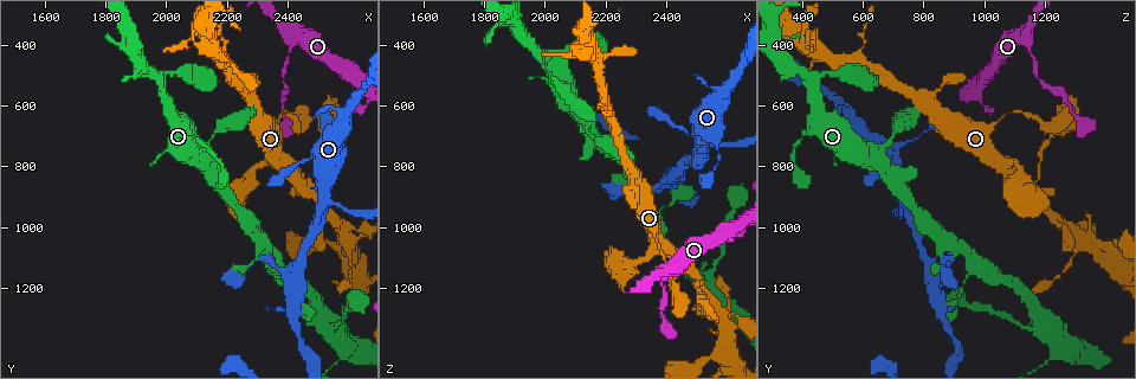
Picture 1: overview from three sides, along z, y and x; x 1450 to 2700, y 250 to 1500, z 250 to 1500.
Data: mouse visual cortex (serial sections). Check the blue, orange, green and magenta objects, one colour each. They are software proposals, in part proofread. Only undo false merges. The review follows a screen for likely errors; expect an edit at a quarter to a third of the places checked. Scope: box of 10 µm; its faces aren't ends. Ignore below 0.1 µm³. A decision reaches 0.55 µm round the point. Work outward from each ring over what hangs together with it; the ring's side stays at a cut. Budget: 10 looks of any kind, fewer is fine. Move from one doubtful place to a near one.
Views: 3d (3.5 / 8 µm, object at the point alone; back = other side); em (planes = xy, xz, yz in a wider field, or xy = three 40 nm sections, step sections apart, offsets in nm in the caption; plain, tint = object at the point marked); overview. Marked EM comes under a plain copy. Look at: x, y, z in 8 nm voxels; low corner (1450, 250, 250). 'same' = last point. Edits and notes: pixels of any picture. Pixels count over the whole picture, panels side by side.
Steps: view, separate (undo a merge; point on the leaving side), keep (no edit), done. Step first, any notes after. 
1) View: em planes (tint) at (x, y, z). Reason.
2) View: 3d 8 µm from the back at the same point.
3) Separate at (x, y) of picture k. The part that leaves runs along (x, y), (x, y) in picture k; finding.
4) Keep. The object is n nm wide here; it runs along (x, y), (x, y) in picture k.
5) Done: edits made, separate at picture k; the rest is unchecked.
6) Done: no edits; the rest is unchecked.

View: 3d 3.5 µm at (1980, 530, 440). Thin neck.

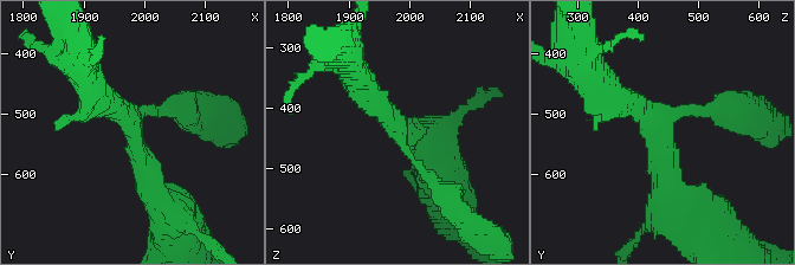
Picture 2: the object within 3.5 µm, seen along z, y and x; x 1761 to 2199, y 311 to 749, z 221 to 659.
View: em xy step 5 (tint) at (1980, 520, 435). 3 arms meet here; the arms are 150, 350, 350 nm wide.

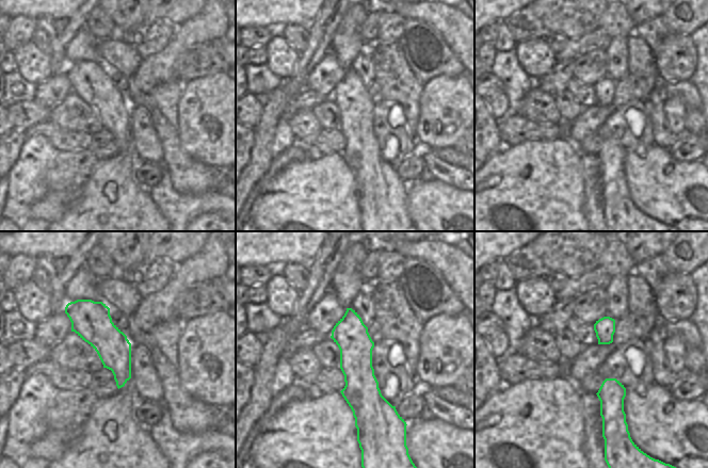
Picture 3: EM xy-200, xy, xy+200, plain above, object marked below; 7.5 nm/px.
Keep. It runs along (349, 310), (364, 397), (364, 421) in picture 3; continuous, no second cell.

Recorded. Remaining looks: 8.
View: em xy step 5 (tint) at (2420, 1160, 840). Three arms meet.

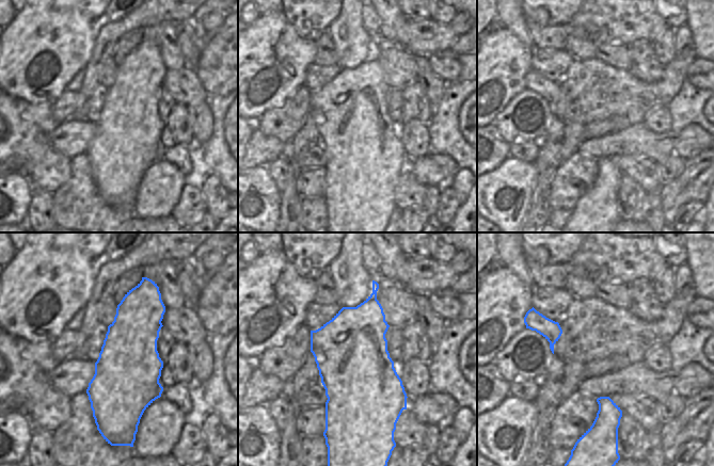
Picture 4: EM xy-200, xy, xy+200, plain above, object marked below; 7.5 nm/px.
View: 3d 3.5 µm at the same point. See where the arms go.

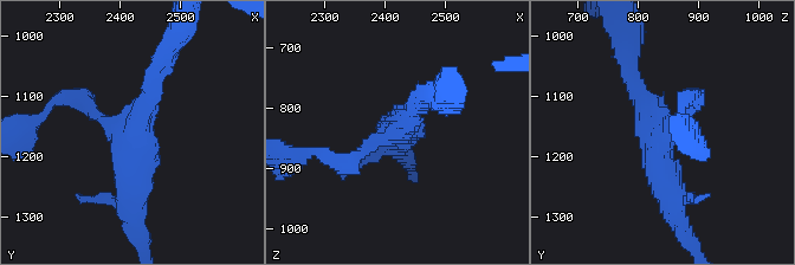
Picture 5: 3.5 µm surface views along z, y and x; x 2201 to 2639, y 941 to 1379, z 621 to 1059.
Keep. It runs along (631, 63), (672, 204) in picture 5; continuous, no second cell.

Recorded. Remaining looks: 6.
View: 3d 3.5 µm from the back at (2490, 880, 1150). Two arms in line, one across.

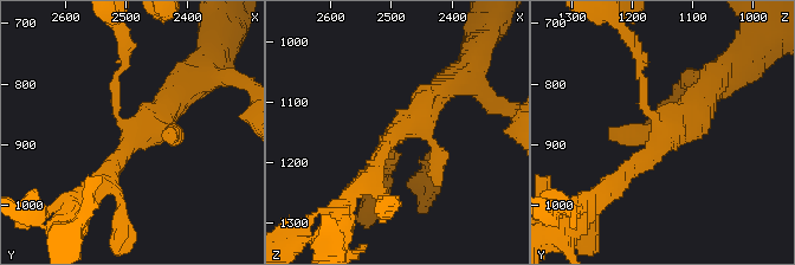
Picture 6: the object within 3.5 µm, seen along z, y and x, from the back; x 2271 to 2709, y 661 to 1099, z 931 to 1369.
View: em xy step 5 (tint) at (2485, 885, 1150).

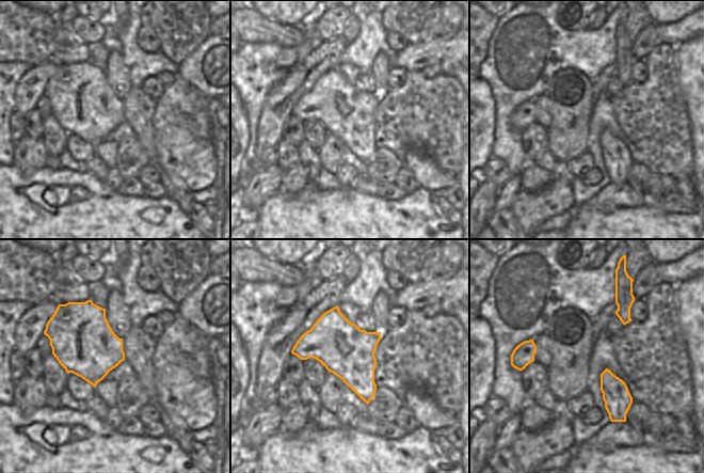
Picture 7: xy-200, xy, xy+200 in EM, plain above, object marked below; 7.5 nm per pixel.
Keep. The object is 400 nm wide here; it runs along (706, 86), (685, 120), (612, 185) in picture 6; continuous, no second cell.

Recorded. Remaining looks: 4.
View: 3d 3.5 µm at (2390, 340, 1150). Abrupt turn.

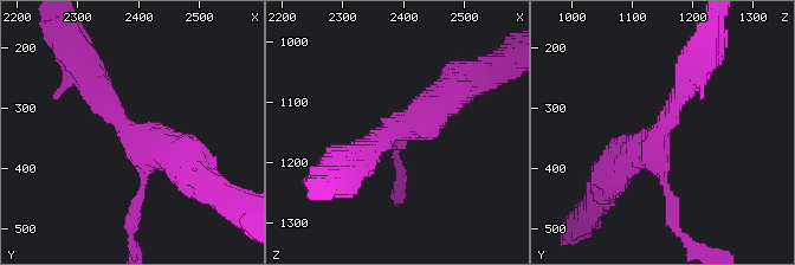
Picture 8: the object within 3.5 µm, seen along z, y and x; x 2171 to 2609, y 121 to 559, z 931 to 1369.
View: em xy step 3 (tint) at (2395, 340, 1140). 3 arms meet here; the arms are 150, 300, 500 nm wide; need the tissue.

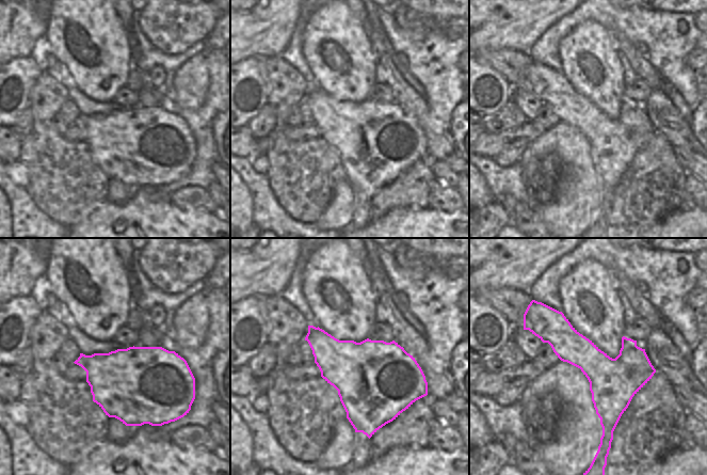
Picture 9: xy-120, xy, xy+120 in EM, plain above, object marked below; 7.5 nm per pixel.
Keep. Continuous, no second cell.

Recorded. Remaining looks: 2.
Done: no edits; the rest is unchecked.

